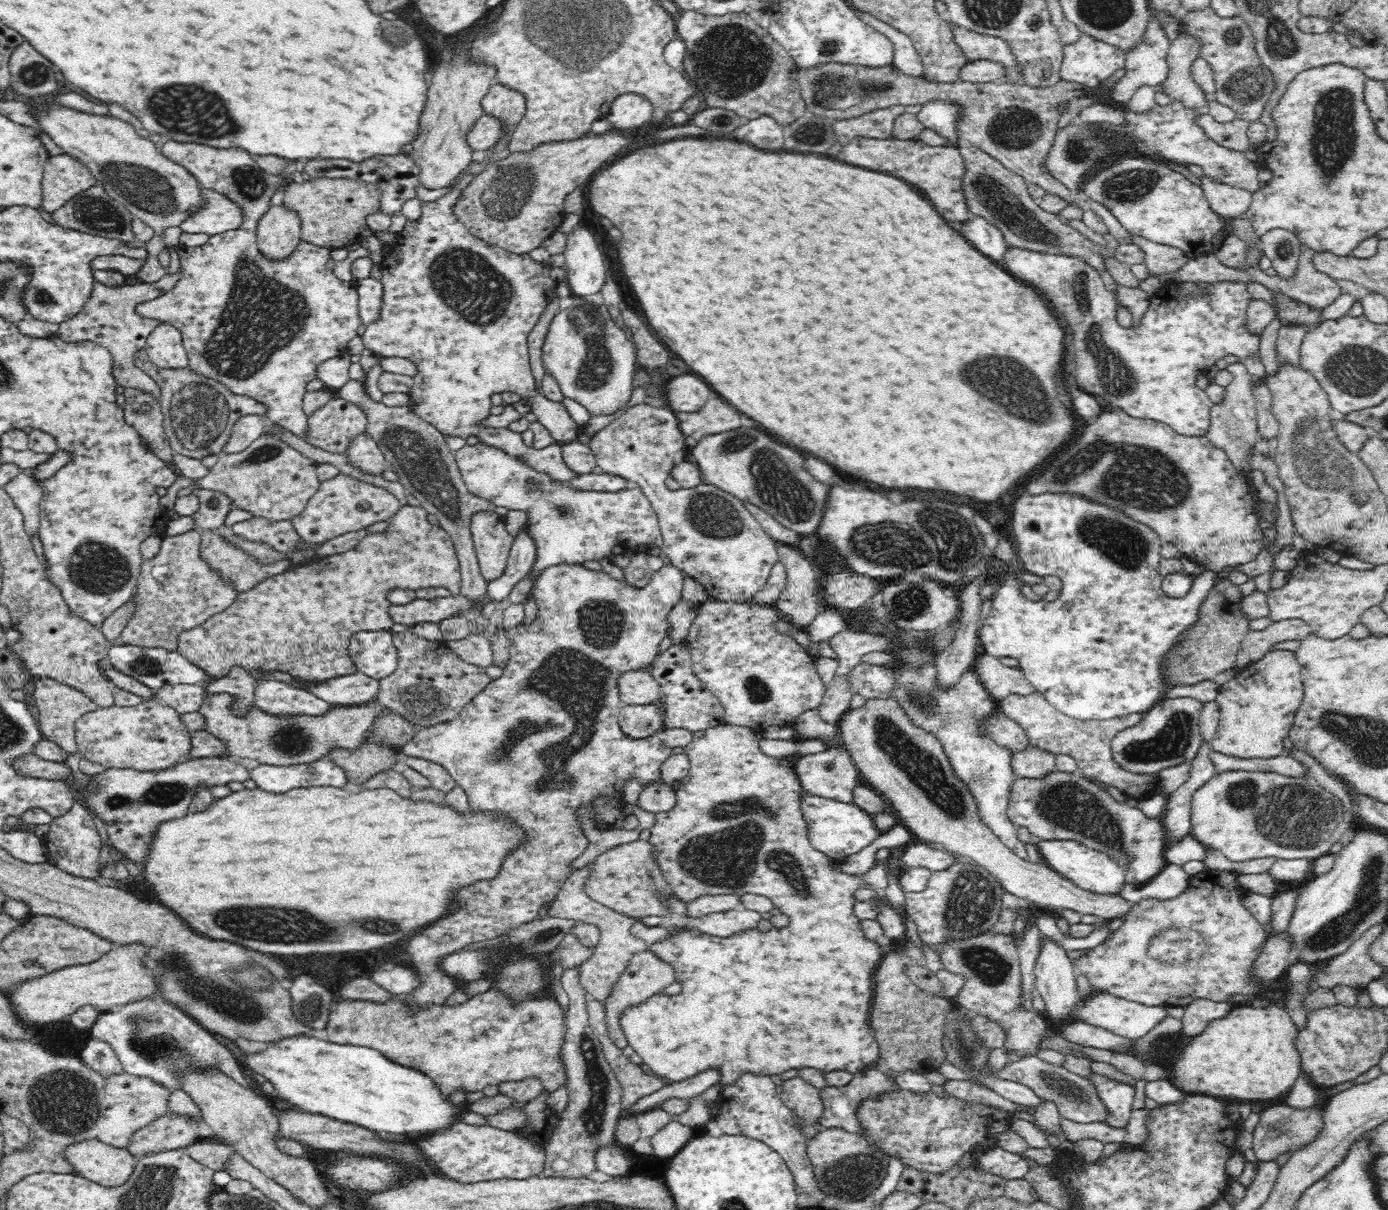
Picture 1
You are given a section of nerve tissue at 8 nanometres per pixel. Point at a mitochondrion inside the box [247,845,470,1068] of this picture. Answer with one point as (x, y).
(311, 1008)

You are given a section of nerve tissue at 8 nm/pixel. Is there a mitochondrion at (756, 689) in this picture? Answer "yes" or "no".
yes

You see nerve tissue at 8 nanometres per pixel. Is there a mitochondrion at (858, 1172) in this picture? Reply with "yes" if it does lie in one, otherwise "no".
yes

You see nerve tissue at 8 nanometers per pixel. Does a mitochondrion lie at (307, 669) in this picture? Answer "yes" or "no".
yes

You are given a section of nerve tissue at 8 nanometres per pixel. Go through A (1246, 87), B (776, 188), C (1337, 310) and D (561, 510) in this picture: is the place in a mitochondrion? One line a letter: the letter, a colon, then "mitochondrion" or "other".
A: mitochondrion
B: other
C: other
D: mitochondrion

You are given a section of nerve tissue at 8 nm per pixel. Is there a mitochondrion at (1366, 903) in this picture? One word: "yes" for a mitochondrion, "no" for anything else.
yes

